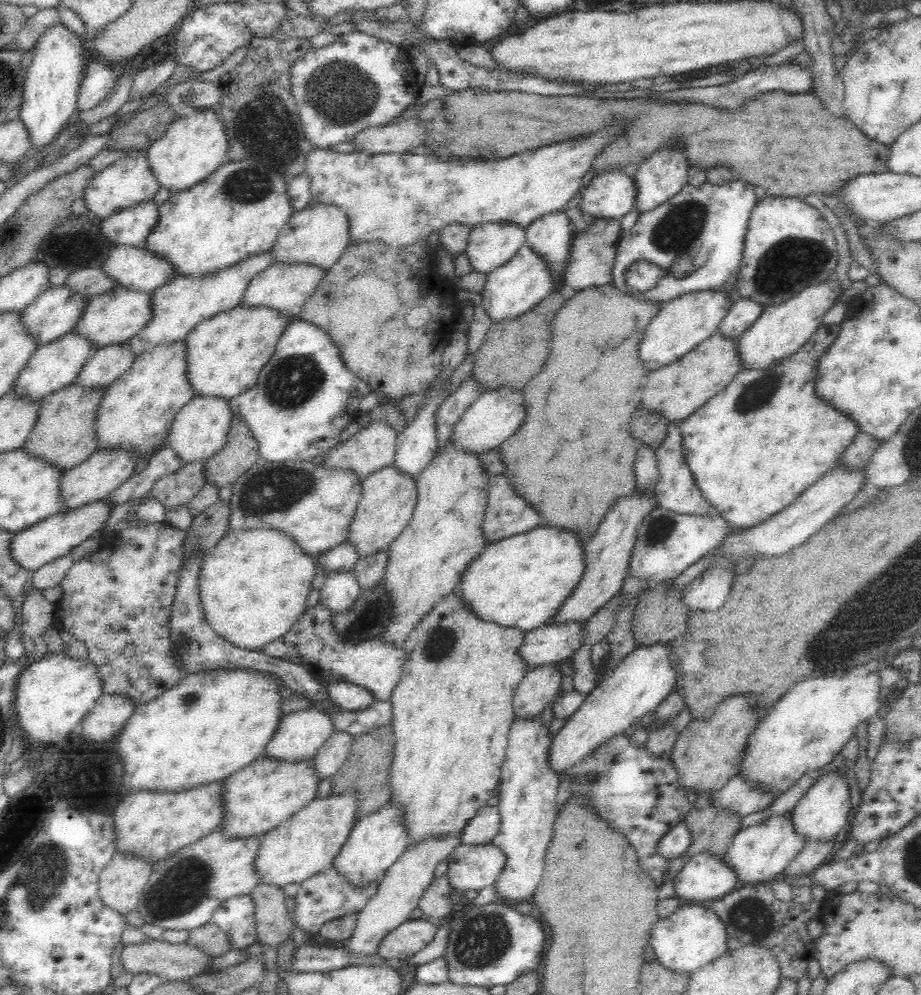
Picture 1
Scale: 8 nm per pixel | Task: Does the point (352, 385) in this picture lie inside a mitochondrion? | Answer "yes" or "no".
no

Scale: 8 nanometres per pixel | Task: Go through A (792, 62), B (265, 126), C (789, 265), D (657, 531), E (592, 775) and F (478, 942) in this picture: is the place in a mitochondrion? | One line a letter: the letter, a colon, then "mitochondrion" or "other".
A: other
B: mitochondrion
C: mitochondrion
D: mitochondrion
E: mitochondrion
F: mitochondrion

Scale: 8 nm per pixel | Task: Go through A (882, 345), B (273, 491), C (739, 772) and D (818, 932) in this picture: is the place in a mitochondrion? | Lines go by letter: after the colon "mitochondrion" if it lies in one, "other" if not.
A: other
B: mitochondrion
C: other
D: other

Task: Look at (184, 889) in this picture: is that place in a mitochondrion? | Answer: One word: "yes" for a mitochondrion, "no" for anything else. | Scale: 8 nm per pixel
yes

